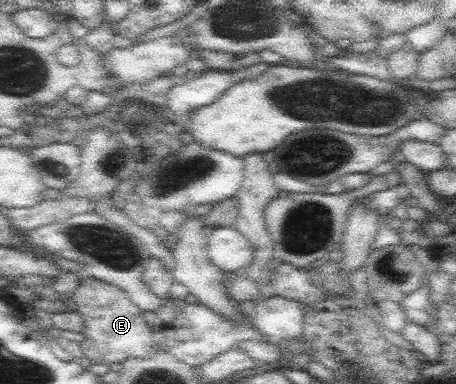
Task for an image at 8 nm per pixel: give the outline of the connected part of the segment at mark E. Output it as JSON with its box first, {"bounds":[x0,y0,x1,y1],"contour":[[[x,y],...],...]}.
{"bounds":[73,278,159,364],"contour":[[[86,278],[74,289],[73,300],[78,305],[78,312],[84,316],[85,339],[80,344],[90,363],[122,364],[130,357],[154,357],[158,353],[159,336],[144,319],[144,312],[128,301],[127,293],[118,286]]]}

